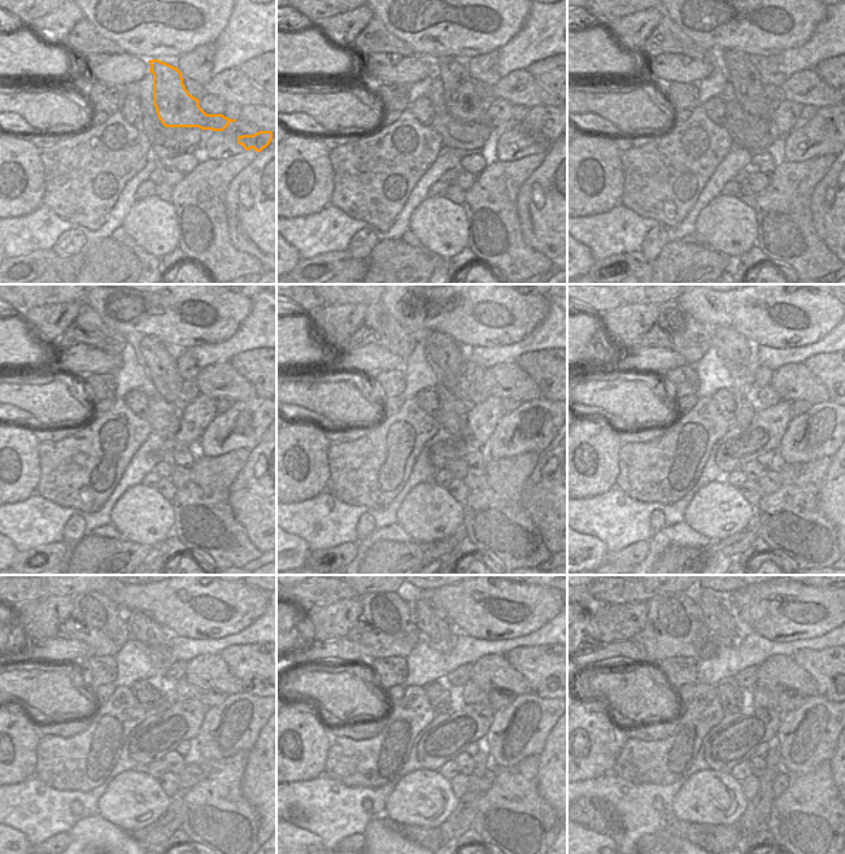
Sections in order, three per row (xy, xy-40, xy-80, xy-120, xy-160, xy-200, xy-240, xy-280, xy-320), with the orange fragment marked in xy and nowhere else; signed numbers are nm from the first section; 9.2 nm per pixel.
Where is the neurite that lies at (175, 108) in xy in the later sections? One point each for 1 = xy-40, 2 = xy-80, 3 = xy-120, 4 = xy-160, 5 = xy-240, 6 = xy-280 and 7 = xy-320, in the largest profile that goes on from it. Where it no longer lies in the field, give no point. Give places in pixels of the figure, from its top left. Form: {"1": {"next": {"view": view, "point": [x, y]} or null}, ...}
{"1": {"next": {"view": "xy-40", "point": [464, 104]}}, "2": {"next": {"view": "xy-80", "point": [743, 74]}}, "3": {"next": {"view": "xy-120", "point": [160, 360]}}, "4": {"next": {"view": "xy-160", "point": [444, 353]}}, "5": {"next": {"view": "xy-240", "point": [142, 627]}}, "6": {"next": {"view": "xy-280", "point": [430, 621]}}, "7": {"next": {"view": "xy-320", "point": [718, 613]}}}

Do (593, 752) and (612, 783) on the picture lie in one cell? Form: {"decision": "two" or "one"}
{"decision": "two"}

